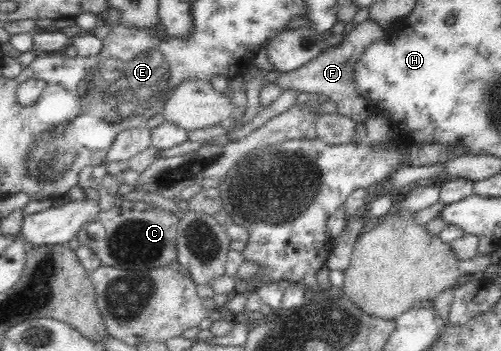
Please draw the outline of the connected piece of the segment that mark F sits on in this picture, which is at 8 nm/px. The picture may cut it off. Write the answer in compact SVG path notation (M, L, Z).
M368 20L362 22L354 27L340 44L328 47L304 66L280 76L277 80L278 86L282 86L284 91L291 88L292 90L298 90L298 92L326 95L329 100L336 102L338 114L348 116L356 122L364 124L370 116L371 110L367 100L361 95L354 82L353 66L366 50L366 47L382 40L384 34L385 29L378 26L378 23Z

